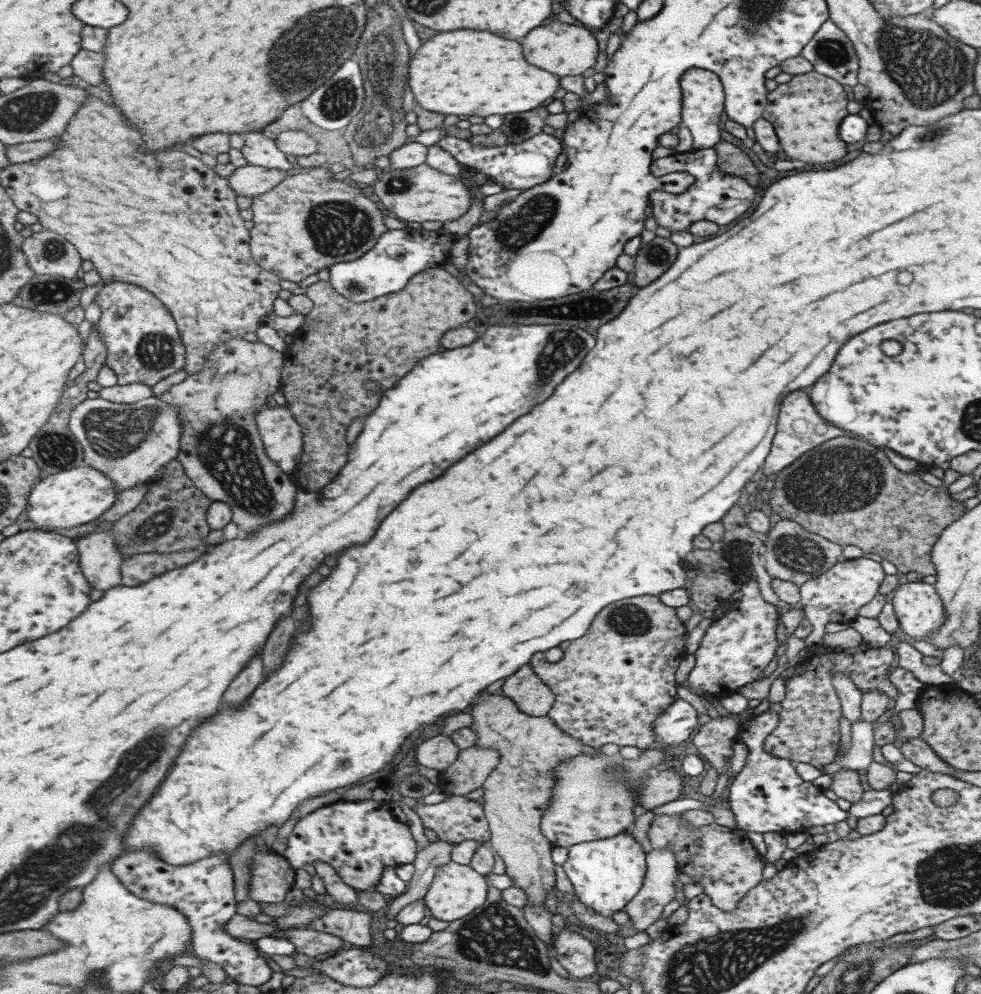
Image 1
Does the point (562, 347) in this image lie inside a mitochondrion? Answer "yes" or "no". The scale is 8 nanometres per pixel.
yes

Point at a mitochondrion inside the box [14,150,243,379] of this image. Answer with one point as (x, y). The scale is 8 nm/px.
(157, 351)

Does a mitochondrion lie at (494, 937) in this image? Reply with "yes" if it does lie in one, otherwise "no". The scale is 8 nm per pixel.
yes

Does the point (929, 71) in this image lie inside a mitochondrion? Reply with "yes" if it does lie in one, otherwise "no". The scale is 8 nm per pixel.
yes

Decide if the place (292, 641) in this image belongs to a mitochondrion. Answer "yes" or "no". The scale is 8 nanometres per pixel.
no

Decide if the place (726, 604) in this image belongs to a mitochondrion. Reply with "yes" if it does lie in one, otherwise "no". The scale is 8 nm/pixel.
no

